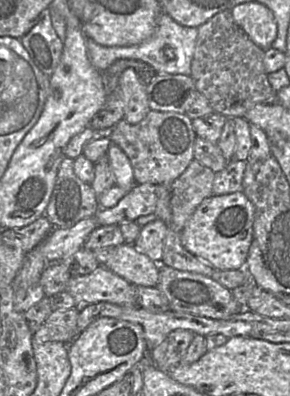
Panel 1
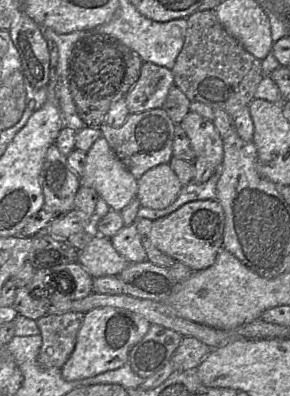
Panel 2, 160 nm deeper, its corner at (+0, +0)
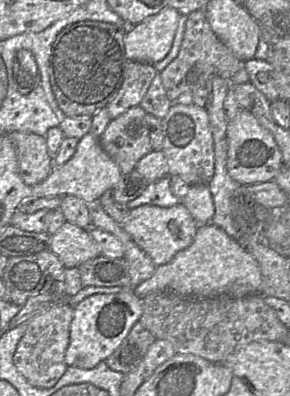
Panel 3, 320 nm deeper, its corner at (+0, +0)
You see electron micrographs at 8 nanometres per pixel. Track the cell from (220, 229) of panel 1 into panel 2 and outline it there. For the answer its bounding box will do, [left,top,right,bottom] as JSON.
[150,200,225,271]

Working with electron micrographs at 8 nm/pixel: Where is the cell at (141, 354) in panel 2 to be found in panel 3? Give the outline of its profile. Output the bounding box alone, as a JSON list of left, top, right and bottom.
[104,322,156,374]

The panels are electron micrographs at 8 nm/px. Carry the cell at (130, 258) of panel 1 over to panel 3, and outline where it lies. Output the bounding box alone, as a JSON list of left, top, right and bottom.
[50,222,100,268]

